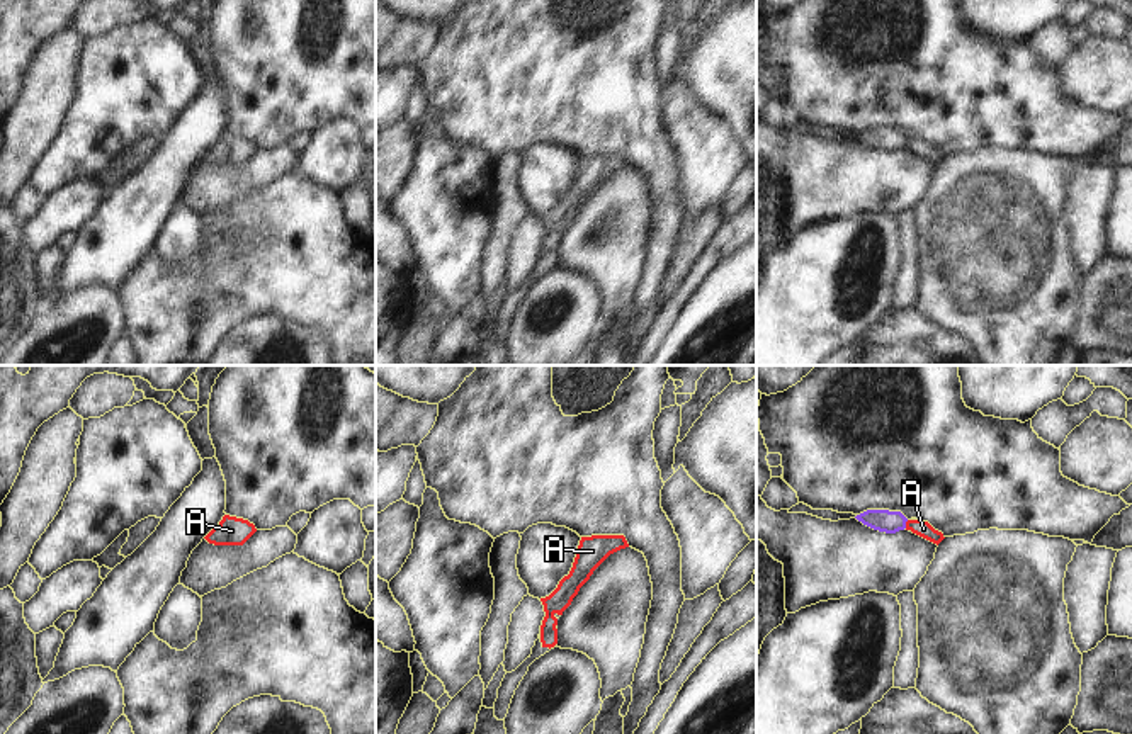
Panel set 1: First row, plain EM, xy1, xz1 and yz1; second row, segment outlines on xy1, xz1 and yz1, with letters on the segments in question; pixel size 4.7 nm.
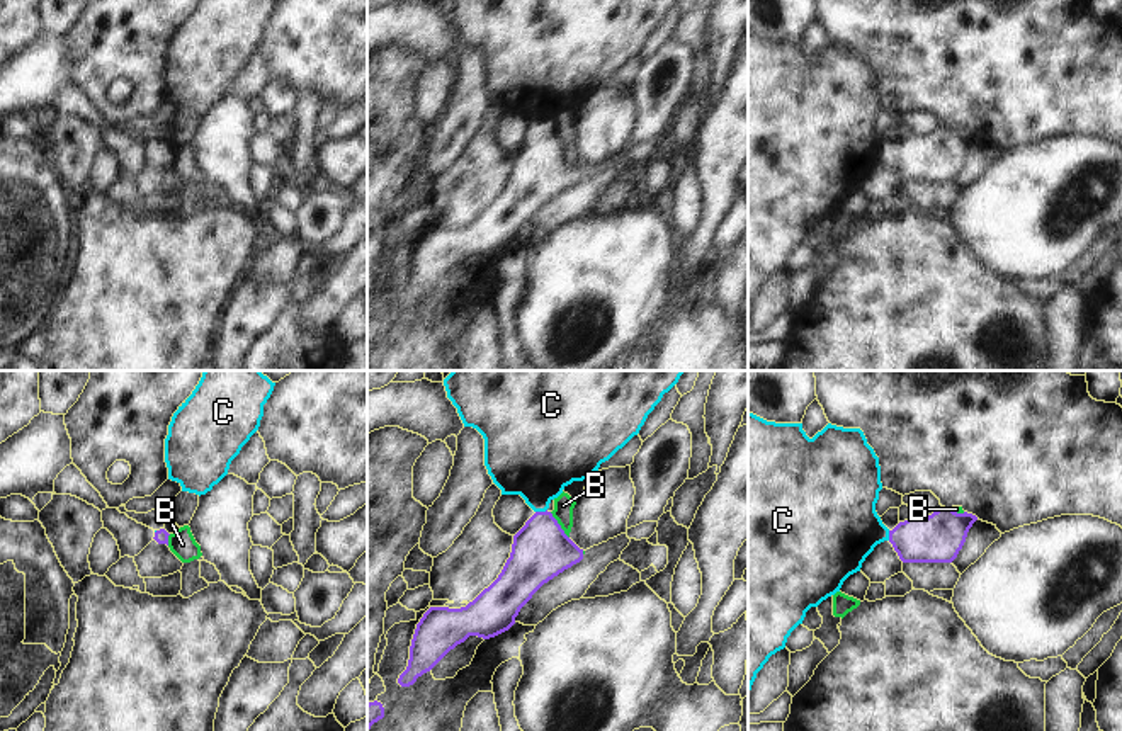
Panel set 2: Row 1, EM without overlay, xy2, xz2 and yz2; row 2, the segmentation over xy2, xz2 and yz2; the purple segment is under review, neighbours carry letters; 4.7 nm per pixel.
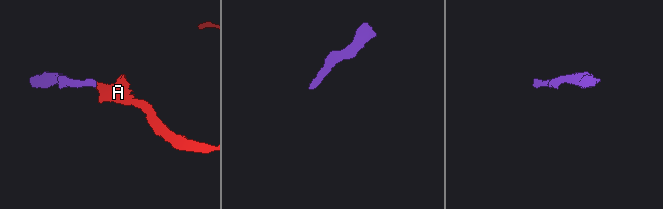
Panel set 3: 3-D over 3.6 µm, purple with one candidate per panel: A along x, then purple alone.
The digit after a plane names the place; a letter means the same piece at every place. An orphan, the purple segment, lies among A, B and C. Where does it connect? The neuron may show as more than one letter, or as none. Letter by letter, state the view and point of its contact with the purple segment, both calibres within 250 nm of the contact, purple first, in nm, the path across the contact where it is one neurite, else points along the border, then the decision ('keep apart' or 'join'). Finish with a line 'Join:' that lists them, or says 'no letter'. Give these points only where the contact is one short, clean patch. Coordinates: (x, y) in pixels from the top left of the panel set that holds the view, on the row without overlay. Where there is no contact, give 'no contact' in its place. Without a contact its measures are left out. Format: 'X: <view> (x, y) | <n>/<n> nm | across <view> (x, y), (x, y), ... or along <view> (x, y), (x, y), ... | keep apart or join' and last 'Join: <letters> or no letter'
A: yz1 (905, 143) | 110/80 nm | across yz1 (882, 140), (905, 143), (923, 148) | join
B: xz2 (560, 145) | 280/100 nm | along xz2 (549, 131), (568, 157) | keep apart
C: xz2 (541, 131) | 280/380 nm | along xz2 (546, 128), (536, 131) | keep apart
Join: A

